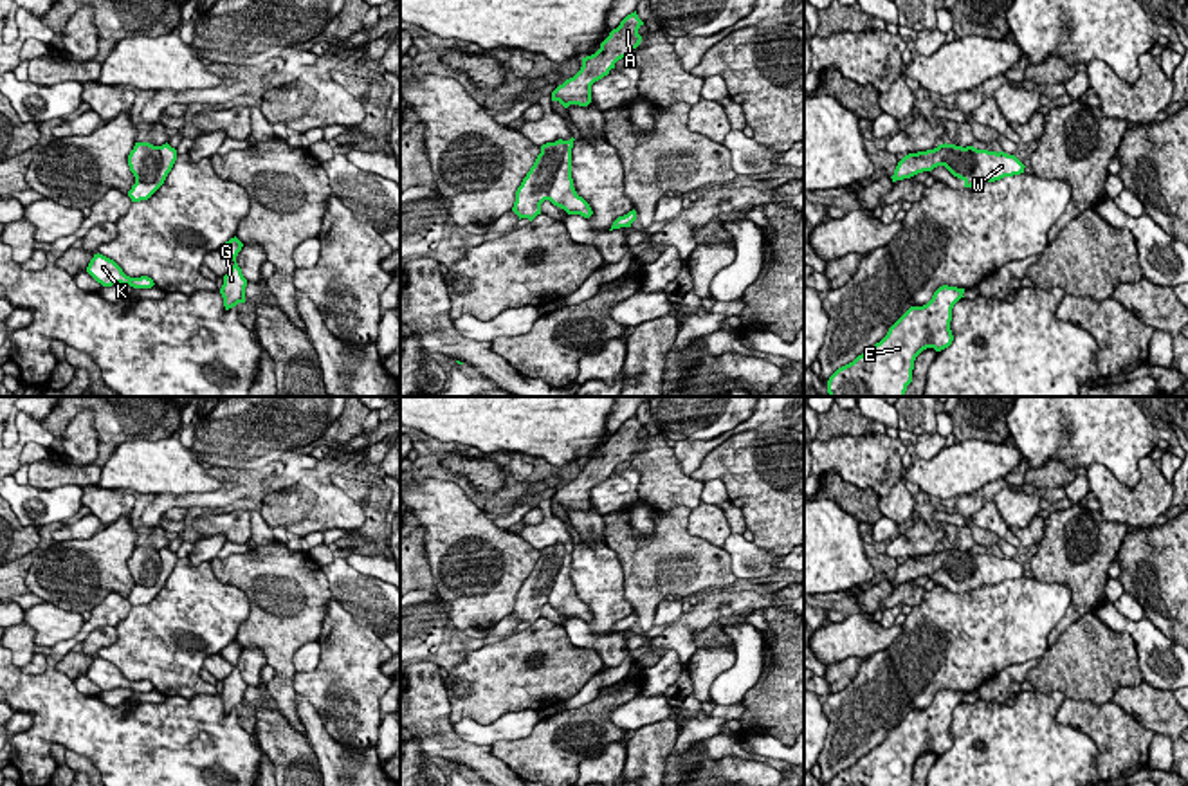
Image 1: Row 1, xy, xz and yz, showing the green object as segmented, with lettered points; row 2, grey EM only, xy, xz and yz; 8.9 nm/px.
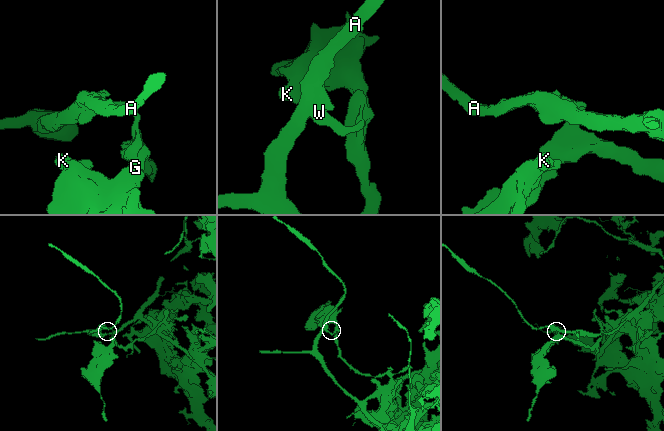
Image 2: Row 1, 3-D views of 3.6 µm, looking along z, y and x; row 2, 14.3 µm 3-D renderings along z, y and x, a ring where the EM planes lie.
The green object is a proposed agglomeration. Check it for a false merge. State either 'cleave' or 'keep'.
cleave

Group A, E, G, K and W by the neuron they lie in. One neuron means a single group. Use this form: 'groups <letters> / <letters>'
groups A / E G K W

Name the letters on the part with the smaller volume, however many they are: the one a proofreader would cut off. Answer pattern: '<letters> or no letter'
A

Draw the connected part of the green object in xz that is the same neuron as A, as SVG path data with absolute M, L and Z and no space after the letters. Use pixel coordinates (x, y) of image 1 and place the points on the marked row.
M636 11L627 14L595 54L582 58L580 70L552 92L552 101L559 101L564 108L570 105L588 106L591 85L608 76L618 59L631 56L631 50L640 45L638 29L642 25Z

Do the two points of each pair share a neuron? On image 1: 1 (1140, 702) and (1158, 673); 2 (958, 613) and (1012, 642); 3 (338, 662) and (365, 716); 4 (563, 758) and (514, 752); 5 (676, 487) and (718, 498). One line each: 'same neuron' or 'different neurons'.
1: different neurons
2: same neuron
3: same neuron
4: same neuron
5: different neurons

